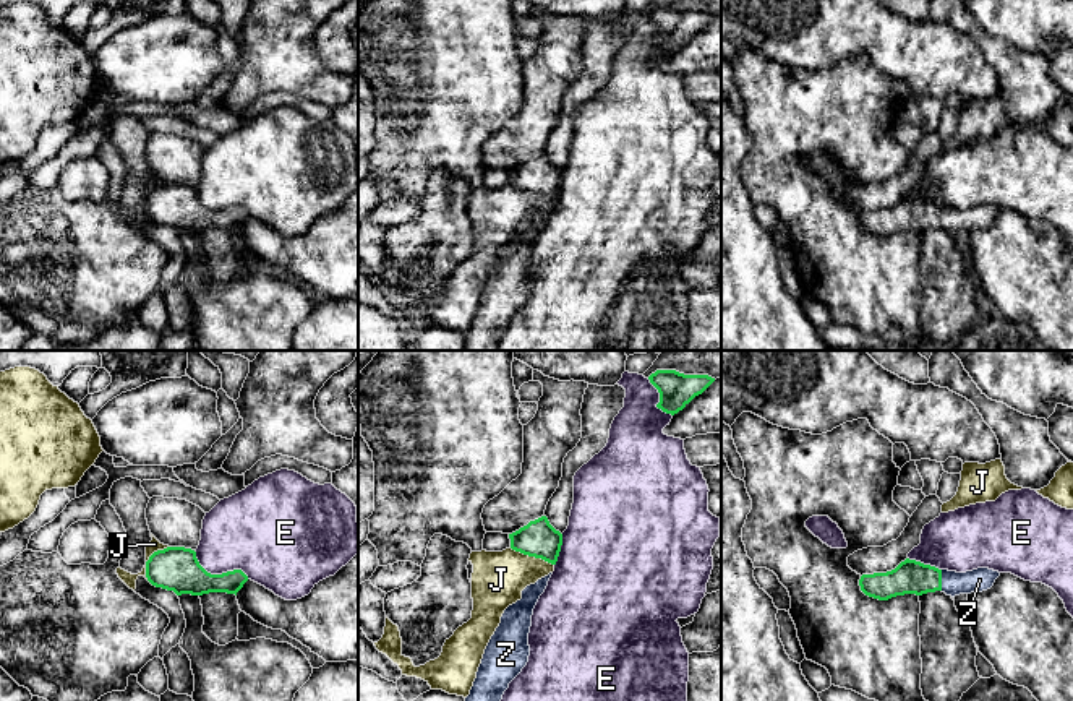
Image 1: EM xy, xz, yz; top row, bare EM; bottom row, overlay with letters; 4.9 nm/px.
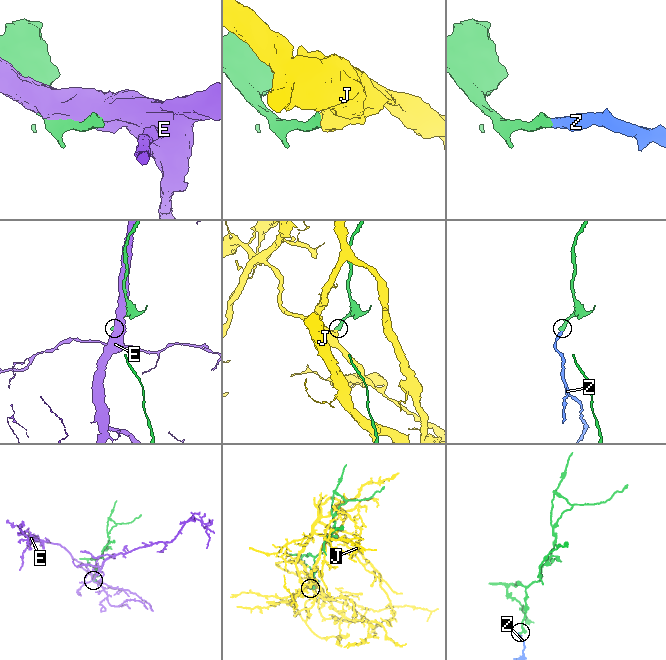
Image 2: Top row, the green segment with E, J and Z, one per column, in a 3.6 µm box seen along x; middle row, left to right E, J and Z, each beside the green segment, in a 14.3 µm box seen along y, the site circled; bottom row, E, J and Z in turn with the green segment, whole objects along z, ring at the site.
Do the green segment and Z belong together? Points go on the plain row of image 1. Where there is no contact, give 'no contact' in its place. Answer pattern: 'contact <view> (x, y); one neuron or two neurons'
contact yz (940, 216); one neuron

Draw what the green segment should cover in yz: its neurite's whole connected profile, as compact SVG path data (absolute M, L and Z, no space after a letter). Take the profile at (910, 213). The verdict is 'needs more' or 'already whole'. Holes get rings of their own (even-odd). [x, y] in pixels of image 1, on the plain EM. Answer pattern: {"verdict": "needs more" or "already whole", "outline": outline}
{"verdict": "needs more", "outline": "M906 195L891 208L862 211L859 222L866 232L878 237L904 230L922 232L935 227L955 234L987 227L998 213L998 208L989 204L956 209Z"}

